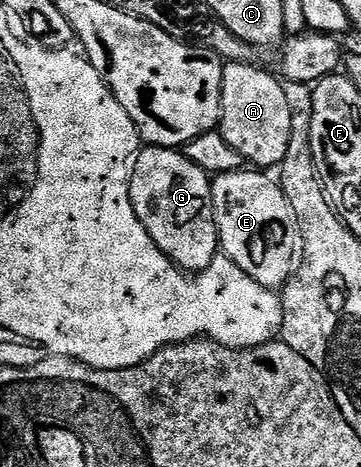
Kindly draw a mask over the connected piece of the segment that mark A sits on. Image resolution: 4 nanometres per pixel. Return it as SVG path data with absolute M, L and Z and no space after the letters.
M230 62L222 70L222 118L220 131L224 142L236 150L243 161L252 163L262 170L277 169L282 159L288 154L288 142L292 138L292 126L296 119L296 113L290 109L290 100L282 89L283 81L277 75L265 72L257 68L254 62Z

